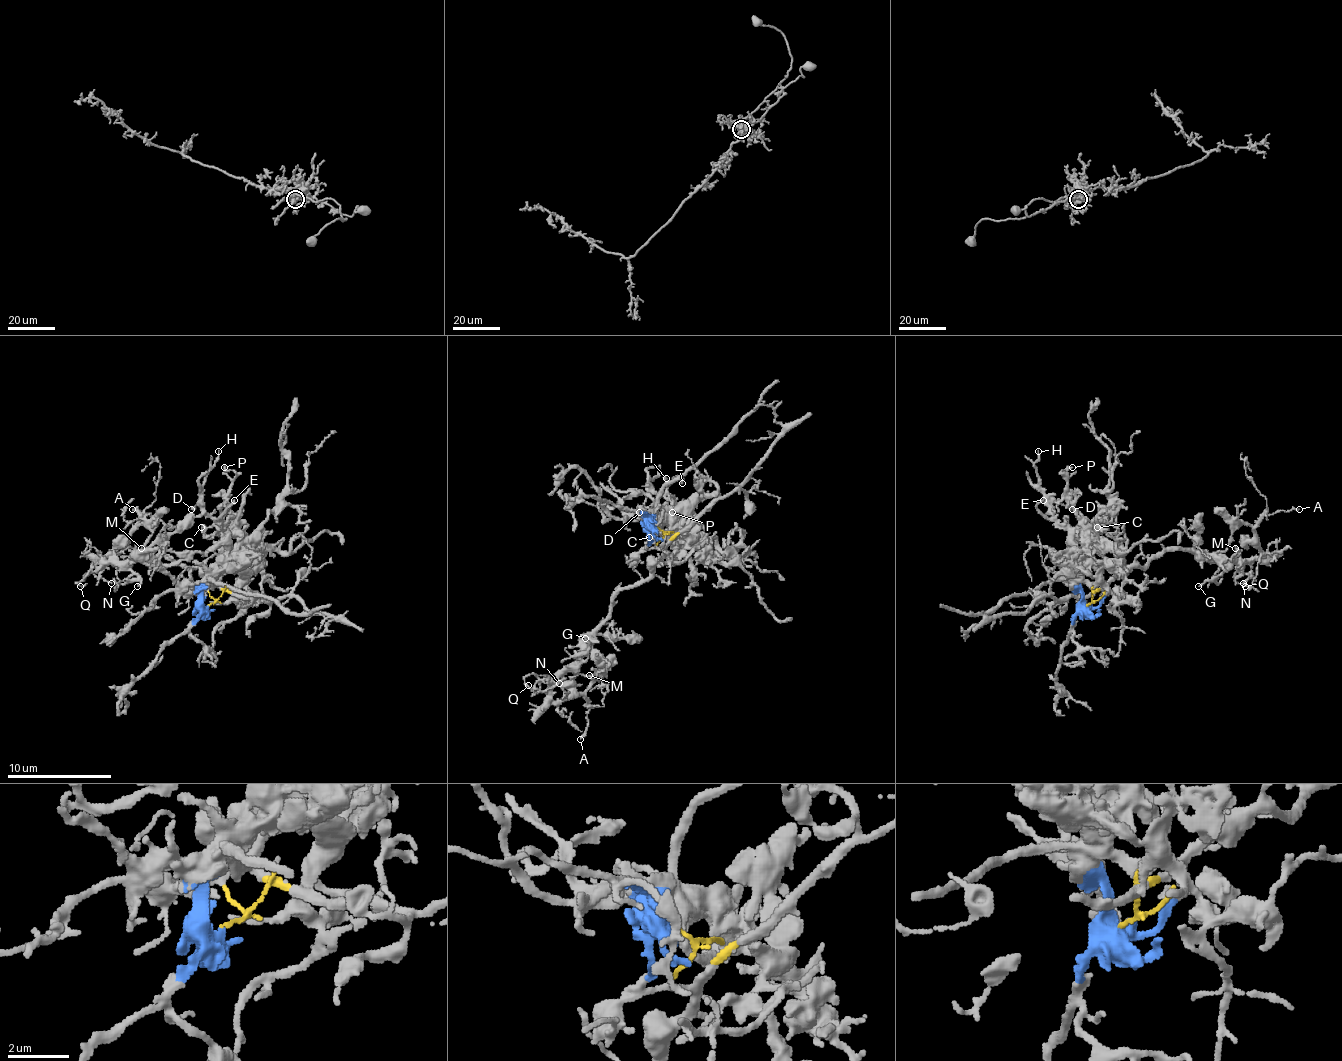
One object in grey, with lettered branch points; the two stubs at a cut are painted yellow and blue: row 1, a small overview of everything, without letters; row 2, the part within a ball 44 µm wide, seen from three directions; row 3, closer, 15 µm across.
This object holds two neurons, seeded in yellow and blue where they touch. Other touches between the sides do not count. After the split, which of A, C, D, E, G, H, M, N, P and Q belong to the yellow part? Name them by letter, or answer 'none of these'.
A, G, M, N, Q

